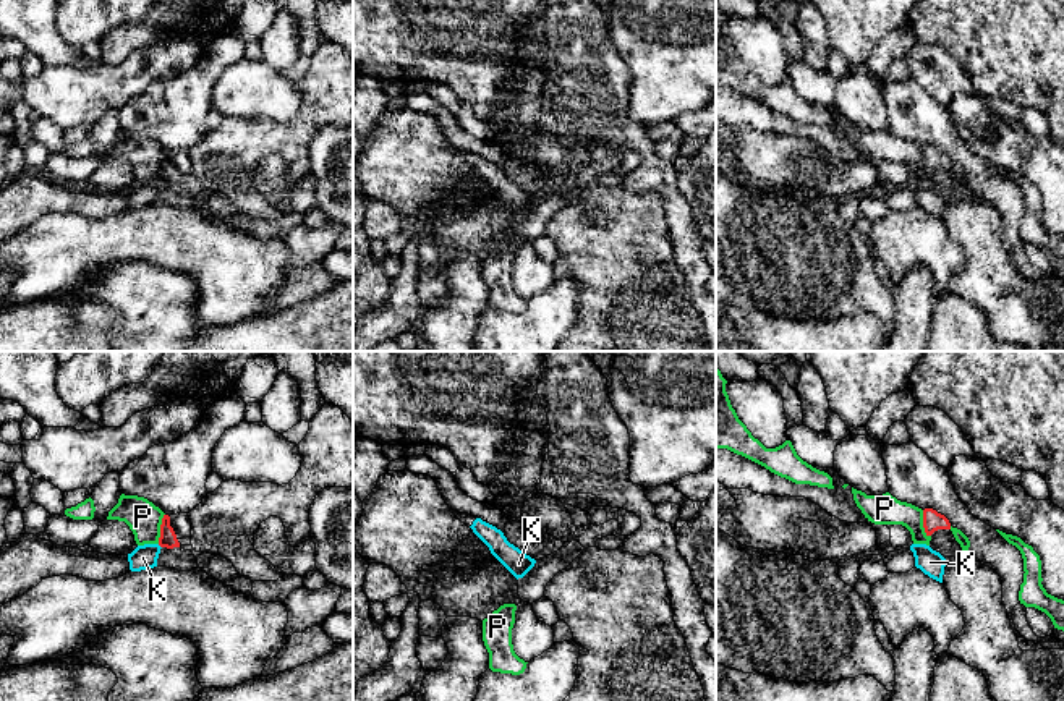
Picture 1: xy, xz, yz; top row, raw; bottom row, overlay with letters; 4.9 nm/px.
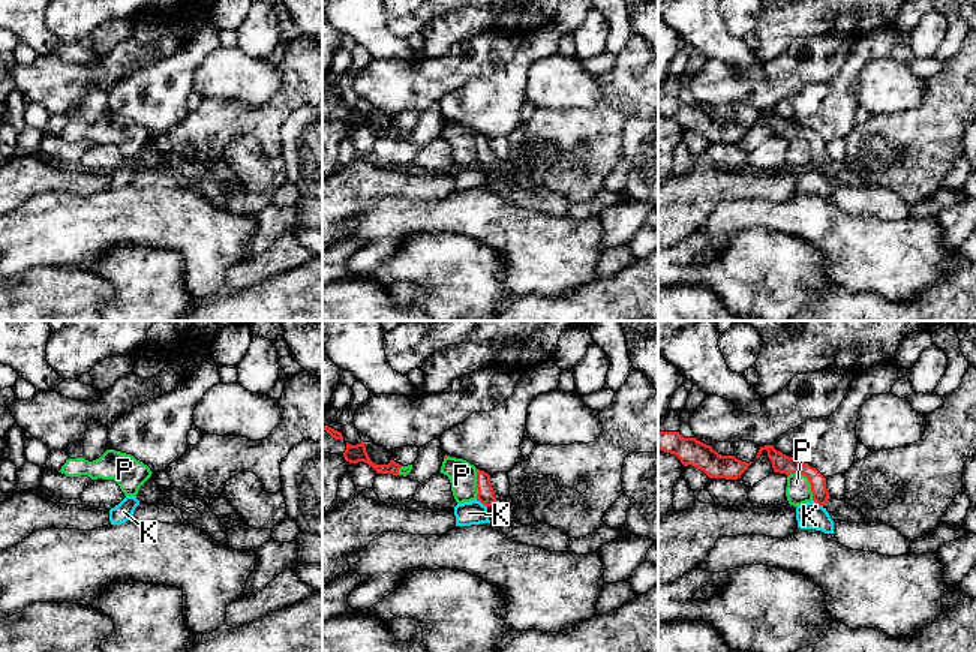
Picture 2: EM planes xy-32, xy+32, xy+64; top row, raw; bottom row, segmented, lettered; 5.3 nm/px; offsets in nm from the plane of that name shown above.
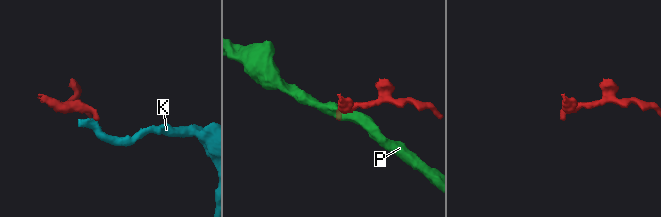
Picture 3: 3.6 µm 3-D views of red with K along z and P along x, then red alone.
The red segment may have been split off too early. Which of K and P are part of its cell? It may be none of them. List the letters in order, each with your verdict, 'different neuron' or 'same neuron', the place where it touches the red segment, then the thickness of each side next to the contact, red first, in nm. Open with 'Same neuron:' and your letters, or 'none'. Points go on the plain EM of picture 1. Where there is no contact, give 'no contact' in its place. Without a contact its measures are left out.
Same neuron: none
K: different neuron; no contact
P: different neuron; meets red in xy at (161, 165); 80 nm thick on the red side, 170 nm on the other

